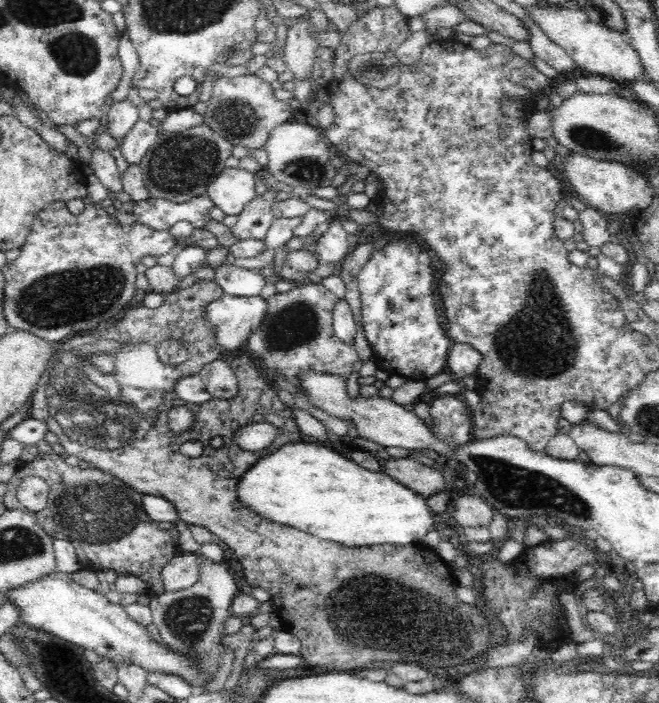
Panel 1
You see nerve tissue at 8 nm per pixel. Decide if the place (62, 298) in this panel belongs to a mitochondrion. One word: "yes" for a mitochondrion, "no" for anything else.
yes

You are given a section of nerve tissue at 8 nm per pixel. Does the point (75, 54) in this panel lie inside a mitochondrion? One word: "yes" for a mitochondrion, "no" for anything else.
yes

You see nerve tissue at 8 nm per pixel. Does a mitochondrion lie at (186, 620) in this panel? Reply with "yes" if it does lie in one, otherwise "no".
yes

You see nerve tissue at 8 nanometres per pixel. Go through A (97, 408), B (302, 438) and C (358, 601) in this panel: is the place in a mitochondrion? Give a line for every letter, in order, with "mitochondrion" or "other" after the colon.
A: mitochondrion
B: other
C: mitochondrion

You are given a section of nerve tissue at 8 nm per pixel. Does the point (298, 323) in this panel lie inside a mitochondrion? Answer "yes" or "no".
yes

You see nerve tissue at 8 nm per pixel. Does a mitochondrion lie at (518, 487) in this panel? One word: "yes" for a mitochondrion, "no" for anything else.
yes

